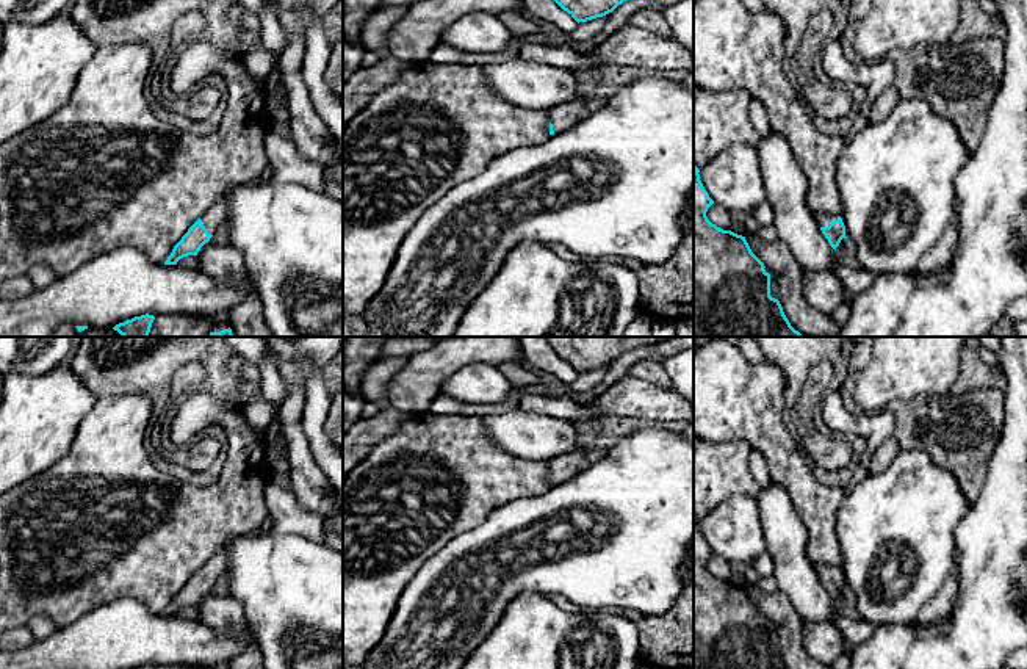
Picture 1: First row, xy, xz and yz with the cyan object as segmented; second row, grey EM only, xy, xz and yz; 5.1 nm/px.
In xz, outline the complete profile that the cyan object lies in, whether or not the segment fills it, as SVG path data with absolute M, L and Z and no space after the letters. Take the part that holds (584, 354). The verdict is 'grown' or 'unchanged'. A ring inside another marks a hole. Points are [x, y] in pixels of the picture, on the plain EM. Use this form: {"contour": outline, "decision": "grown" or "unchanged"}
{"contour": "M543 337L578 374L612 363L623 353L672 337Z", "decision": "unchanged"}

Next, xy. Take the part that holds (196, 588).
{"contour": "M218 550L182 588L174 597L164 616L177 616L177 613L188 606L197 606L200 598L210 592L213 584L224 577L227 569L227 551Z", "decision": "grown"}

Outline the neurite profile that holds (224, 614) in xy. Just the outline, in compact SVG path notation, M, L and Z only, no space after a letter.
M205 594L197 603L200 620L221 635L241 635L246 628L243 605L229 594Z

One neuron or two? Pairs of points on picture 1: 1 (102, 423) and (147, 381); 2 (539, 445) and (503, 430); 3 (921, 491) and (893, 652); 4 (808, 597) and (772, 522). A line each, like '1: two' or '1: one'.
1: two
2: one
3: two
4: one

